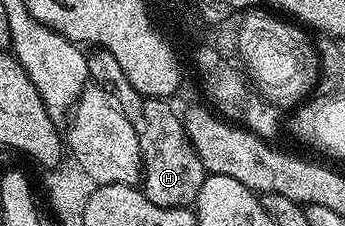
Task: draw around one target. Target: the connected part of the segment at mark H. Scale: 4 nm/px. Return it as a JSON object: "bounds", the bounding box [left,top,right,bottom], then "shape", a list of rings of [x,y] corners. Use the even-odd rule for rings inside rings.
{"bounds":[87,47,206,208],"shape":[[[105,47],[89,50],[87,57],[89,80],[108,92],[137,133],[143,163],[144,196],[154,201],[154,205],[191,208],[202,189],[206,172],[198,153],[194,153],[194,145],[188,140],[183,118],[178,111],[176,115],[168,99],[155,99],[138,93],[138,89],[126,81],[126,73],[122,73],[122,65],[118,65],[114,53]]]}

